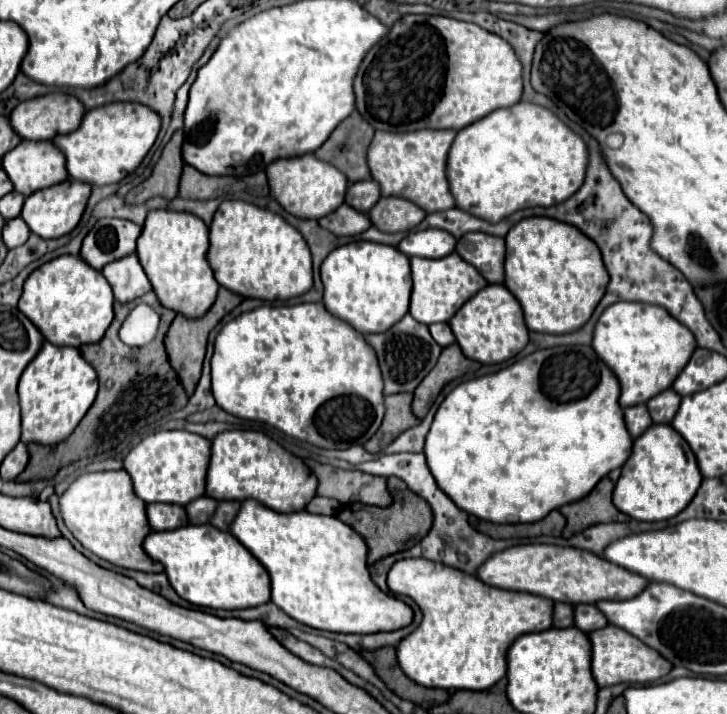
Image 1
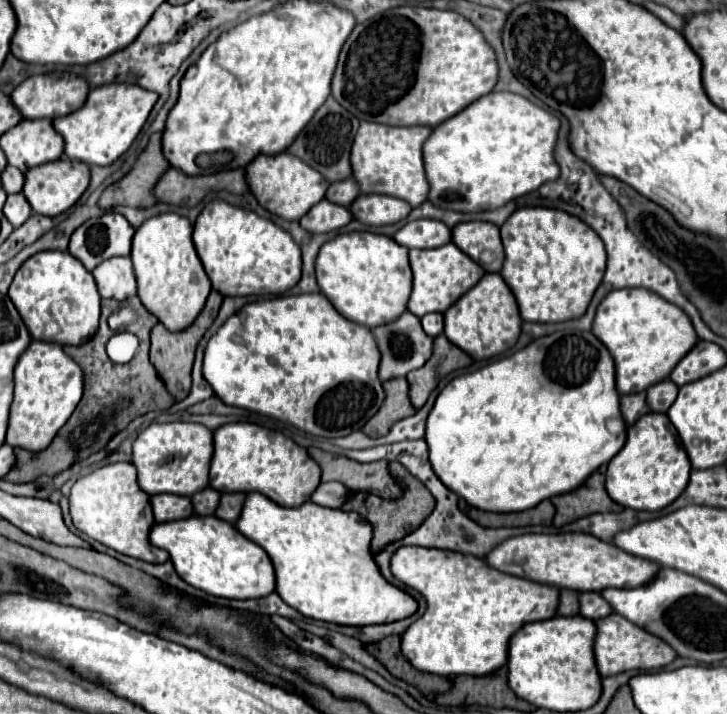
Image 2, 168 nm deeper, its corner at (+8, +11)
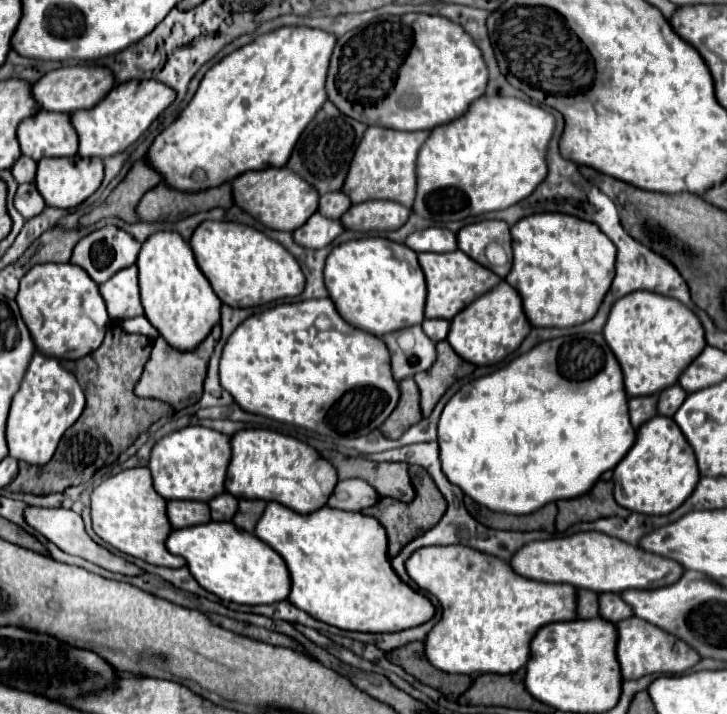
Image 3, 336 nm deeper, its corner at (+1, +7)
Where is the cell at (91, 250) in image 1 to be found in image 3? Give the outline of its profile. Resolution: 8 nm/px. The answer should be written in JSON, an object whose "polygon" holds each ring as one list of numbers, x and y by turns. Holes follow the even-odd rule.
{"polygon":[[108,225,78,241,70,261,80,265,96,285,102,285,120,269,134,265,140,247,126,231]]}

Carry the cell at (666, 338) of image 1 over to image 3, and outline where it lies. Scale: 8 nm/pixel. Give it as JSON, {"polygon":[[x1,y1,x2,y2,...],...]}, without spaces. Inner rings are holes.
{"polygon":[[634,291,618,299,604,327,604,339,622,367,628,397,654,395,676,385,680,373,706,347,700,319,678,303,678,299,656,295,652,291]]}

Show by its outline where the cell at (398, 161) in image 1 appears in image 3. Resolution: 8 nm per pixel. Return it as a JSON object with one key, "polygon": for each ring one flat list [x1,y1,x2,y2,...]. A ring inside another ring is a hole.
{"polygon":[[368,127,350,163,346,185,342,191,350,197,352,205,370,199,390,199,406,205,408,209,416,197,416,157,426,141,428,131,394,131,384,127]]}

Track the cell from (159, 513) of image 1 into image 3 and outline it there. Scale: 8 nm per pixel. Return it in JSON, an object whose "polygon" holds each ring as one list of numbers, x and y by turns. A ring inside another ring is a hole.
{"polygon":[[168,501,168,519,174,529,210,521,210,507,202,501]]}

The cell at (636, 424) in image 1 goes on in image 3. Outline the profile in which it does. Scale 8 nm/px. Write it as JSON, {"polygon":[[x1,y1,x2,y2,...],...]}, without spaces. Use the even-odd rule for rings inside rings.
{"polygon":[[648,395,648,397,632,397,630,399,630,421,632,427,638,429,642,423,646,423,648,419,652,419,658,411,656,411,656,401,658,395]]}

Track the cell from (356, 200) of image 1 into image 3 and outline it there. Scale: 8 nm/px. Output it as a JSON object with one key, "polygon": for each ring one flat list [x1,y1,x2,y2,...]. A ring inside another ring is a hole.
{"polygon":[[334,191,318,199,318,213,322,213,328,219,340,219,350,205,350,199,342,191]]}

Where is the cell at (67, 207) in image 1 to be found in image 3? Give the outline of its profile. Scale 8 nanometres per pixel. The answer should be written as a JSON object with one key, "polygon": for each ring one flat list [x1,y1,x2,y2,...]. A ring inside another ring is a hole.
{"polygon":[[44,157,38,161,38,173,36,173,36,185,42,193,46,205,70,209,80,205,84,199,88,199,102,183,104,177,104,161,100,157,82,159,82,157]]}

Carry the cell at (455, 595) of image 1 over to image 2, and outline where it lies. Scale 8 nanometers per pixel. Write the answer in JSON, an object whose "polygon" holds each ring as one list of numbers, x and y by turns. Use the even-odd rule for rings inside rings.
{"polygon":[[399,547,391,557,391,573,411,589,419,591,427,601,427,611,409,625,401,635,401,653,409,663,425,673,435,675,487,675,507,663,507,647,511,635,525,623,555,617,559,605,559,589,535,585,529,579,511,577,475,559,455,551,439,551,427,547]]}

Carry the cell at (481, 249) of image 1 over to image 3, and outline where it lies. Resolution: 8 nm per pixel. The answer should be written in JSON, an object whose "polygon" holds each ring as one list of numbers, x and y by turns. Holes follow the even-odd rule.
{"polygon":[[480,221,480,223,472,223,472,225,466,225,462,227,458,233,456,233,456,239,458,239,458,247,470,255,474,261,478,261,480,265,492,269,494,273,498,273,500,277,506,277,506,273,510,271,510,261,508,265,504,267,492,267,486,257,484,257,484,249,488,243,496,241,500,243,506,253,510,255,510,225,506,221]]}

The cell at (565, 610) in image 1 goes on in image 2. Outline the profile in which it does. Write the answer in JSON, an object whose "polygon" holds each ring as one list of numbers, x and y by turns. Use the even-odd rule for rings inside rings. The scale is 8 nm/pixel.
{"polygon":[[561,589,559,593,559,609,557,615,577,615,579,613,579,597,571,589]]}

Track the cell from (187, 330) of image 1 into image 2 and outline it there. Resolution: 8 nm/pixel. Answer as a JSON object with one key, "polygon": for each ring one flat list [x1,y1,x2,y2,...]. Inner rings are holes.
{"polygon":[[211,291,203,311,199,313,199,317,183,331,169,331,165,325,157,323,153,329,151,329,151,363,155,365,159,377,163,379,165,387,171,391,171,395,175,397,175,401,181,401,189,395,189,389,191,389,191,367,193,367,193,357,195,357,195,347,199,343,199,339,205,335,205,331,211,327,213,319,217,317,217,311,221,307,221,301,223,301,223,295,219,291]]}

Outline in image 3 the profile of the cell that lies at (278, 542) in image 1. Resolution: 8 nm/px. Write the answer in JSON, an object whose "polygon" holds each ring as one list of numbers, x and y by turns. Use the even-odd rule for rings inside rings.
{"polygon":[[268,503,254,533,286,561,292,577,288,601,318,621,344,631,396,633,422,625,436,613,430,599,408,587,392,569,386,529,374,517,332,507,302,515]]}

